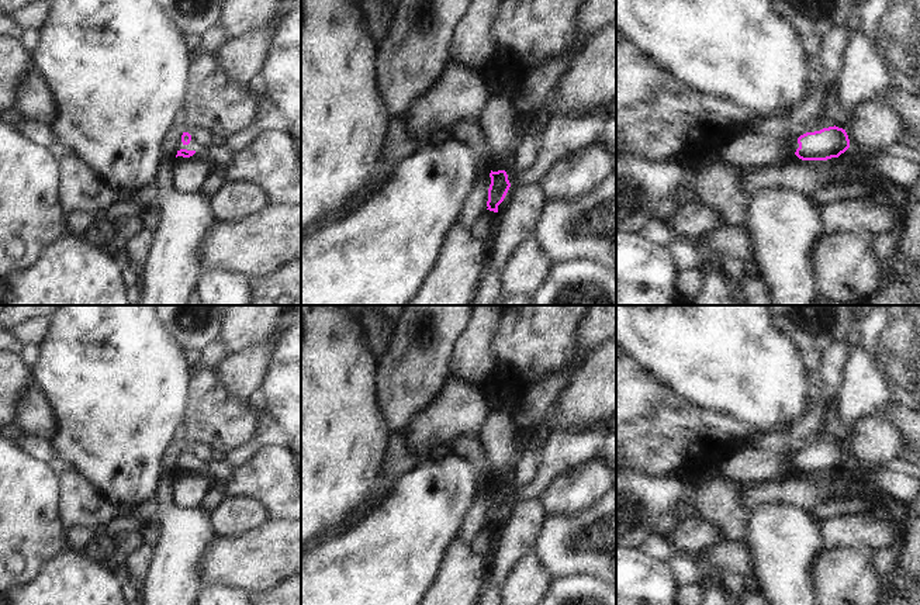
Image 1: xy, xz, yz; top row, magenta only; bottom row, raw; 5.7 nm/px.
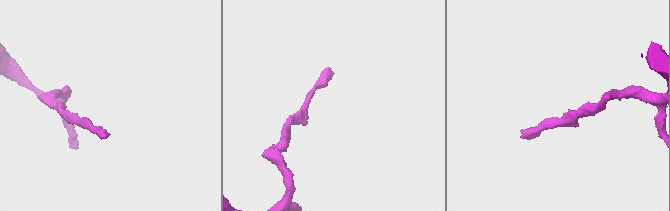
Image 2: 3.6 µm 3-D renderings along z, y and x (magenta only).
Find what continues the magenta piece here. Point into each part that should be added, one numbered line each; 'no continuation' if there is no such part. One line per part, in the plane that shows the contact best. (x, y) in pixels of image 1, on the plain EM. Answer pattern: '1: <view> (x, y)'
no continuation

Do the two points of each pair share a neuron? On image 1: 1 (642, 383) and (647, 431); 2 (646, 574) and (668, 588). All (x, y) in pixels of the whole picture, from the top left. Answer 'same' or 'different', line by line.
1: same
2: same

